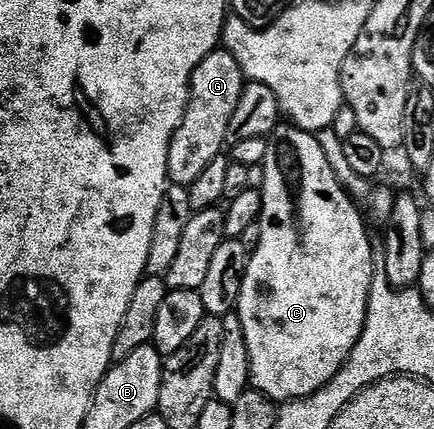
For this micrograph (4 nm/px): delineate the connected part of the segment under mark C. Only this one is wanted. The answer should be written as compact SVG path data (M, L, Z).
M280 125L276 127L267 139L265 161L261 164L263 171L263 212L259 214L259 228L261 241L255 251L250 252L245 269L245 277L241 285L241 297L237 314L241 321L241 329L245 333L245 345L249 345L249 365L251 366L251 387L265 393L276 401L290 401L293 399L307 399L317 393L345 365L349 353L353 353L353 345L363 332L365 317L367 316L367 302L371 292L371 282L377 270L375 251L371 247L371 239L367 236L367 227L363 224L363 215L355 208L356 200L352 198L346 187L339 182L337 173L333 173L333 165L329 165L329 157L325 157L325 149L321 149L318 138L310 131L303 131L294 125Z

